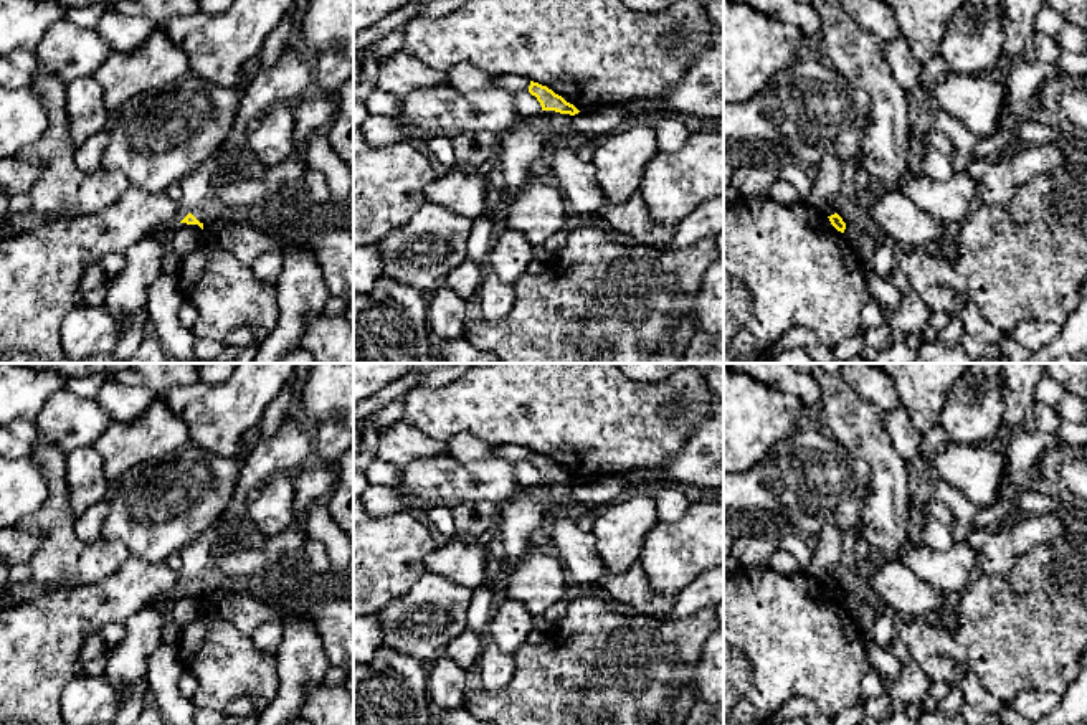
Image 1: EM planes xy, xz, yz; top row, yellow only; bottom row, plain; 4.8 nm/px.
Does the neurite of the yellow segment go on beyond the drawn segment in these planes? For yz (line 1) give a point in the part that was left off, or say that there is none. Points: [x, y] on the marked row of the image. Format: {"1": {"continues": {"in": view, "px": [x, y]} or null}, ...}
{"1": {"continues": null}}

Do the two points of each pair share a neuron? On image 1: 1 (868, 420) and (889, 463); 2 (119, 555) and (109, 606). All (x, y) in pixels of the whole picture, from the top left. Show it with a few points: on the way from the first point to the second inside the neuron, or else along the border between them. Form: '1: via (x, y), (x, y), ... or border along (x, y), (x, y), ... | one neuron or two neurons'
1: via (868, 430), (868, 441), (879, 453) | one neuron
2: border along (131, 555), (114, 572), (80, 587) | two neurons

